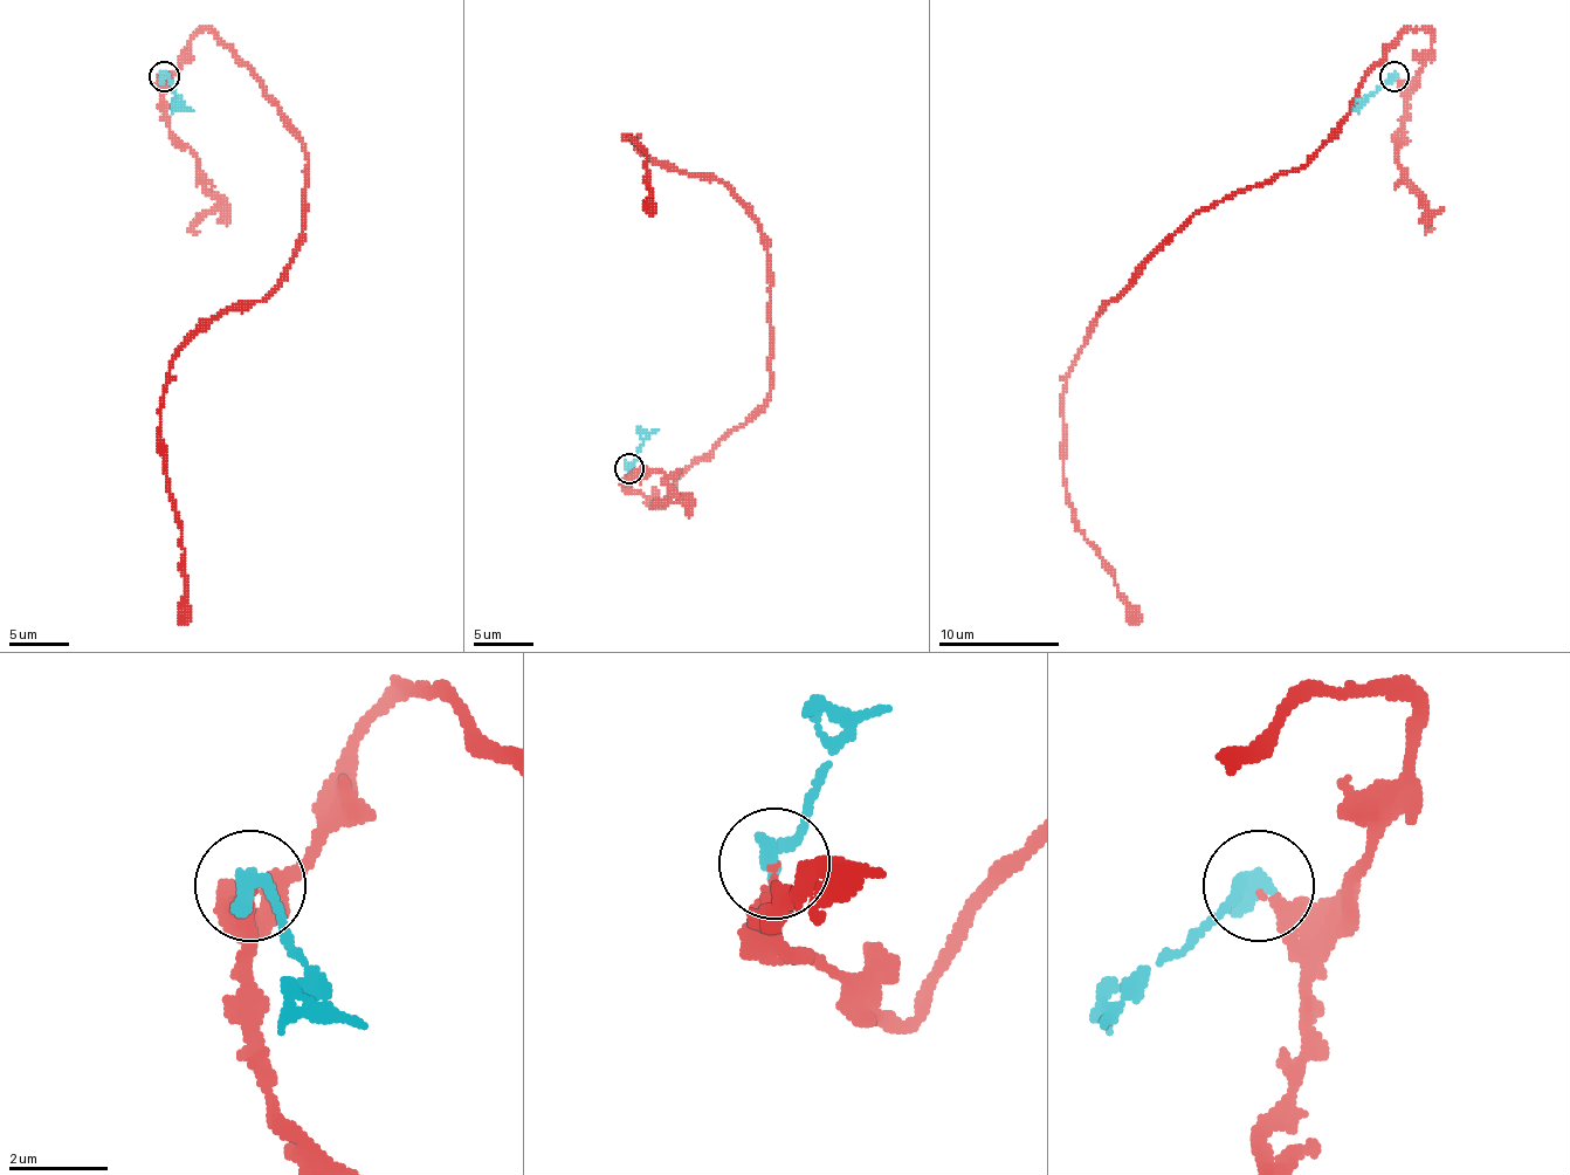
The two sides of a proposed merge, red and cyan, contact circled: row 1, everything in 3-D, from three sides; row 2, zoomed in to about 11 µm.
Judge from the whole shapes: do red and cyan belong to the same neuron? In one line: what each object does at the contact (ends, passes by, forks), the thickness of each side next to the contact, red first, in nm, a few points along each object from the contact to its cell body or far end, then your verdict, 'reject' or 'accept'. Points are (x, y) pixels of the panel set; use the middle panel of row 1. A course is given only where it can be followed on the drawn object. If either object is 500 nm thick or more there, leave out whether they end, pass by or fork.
red ends there; cyan ends there; 240 nm thick on the red side, 440 nm on the other; red runs (628, 469), (667, 499), (773, 378), (752, 212), (625, 137), (646, 152), (652, 212); cyan runs (628, 469), (638, 457), (638, 448), (659, 430); accept

